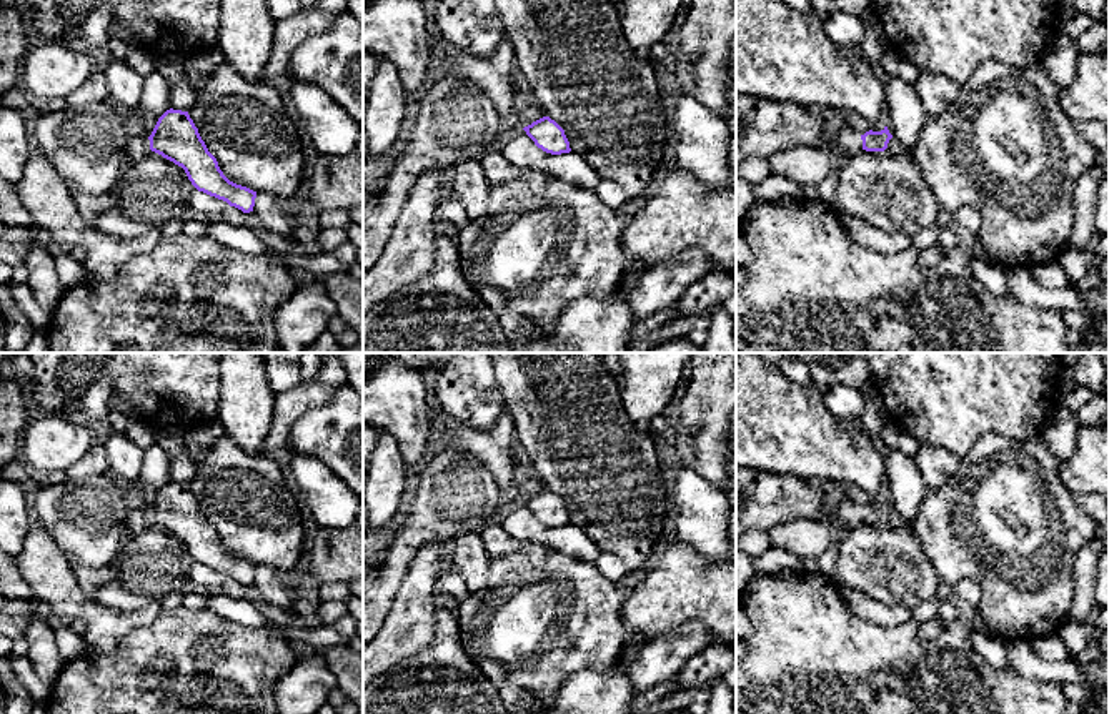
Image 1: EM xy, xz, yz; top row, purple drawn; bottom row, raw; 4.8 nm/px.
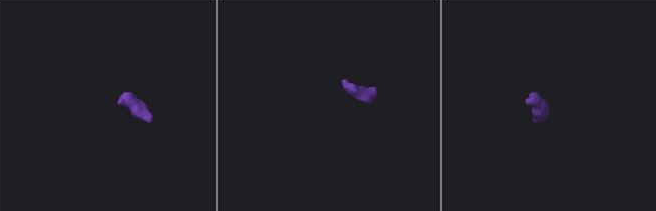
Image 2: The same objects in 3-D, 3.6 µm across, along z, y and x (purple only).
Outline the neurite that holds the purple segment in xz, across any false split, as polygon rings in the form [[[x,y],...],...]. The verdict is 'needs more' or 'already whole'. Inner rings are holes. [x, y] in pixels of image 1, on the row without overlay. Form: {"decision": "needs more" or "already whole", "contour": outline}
{"decision": "already whole", "contour": [[[543,489],[523,503],[546,526],[561,528],[571,524],[564,503],[550,489]]]}

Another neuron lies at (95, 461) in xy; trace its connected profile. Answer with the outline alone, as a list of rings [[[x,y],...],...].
[[[92,444],[83,458],[65,469],[68,481],[83,481],[90,474],[112,474],[103,444]]]

